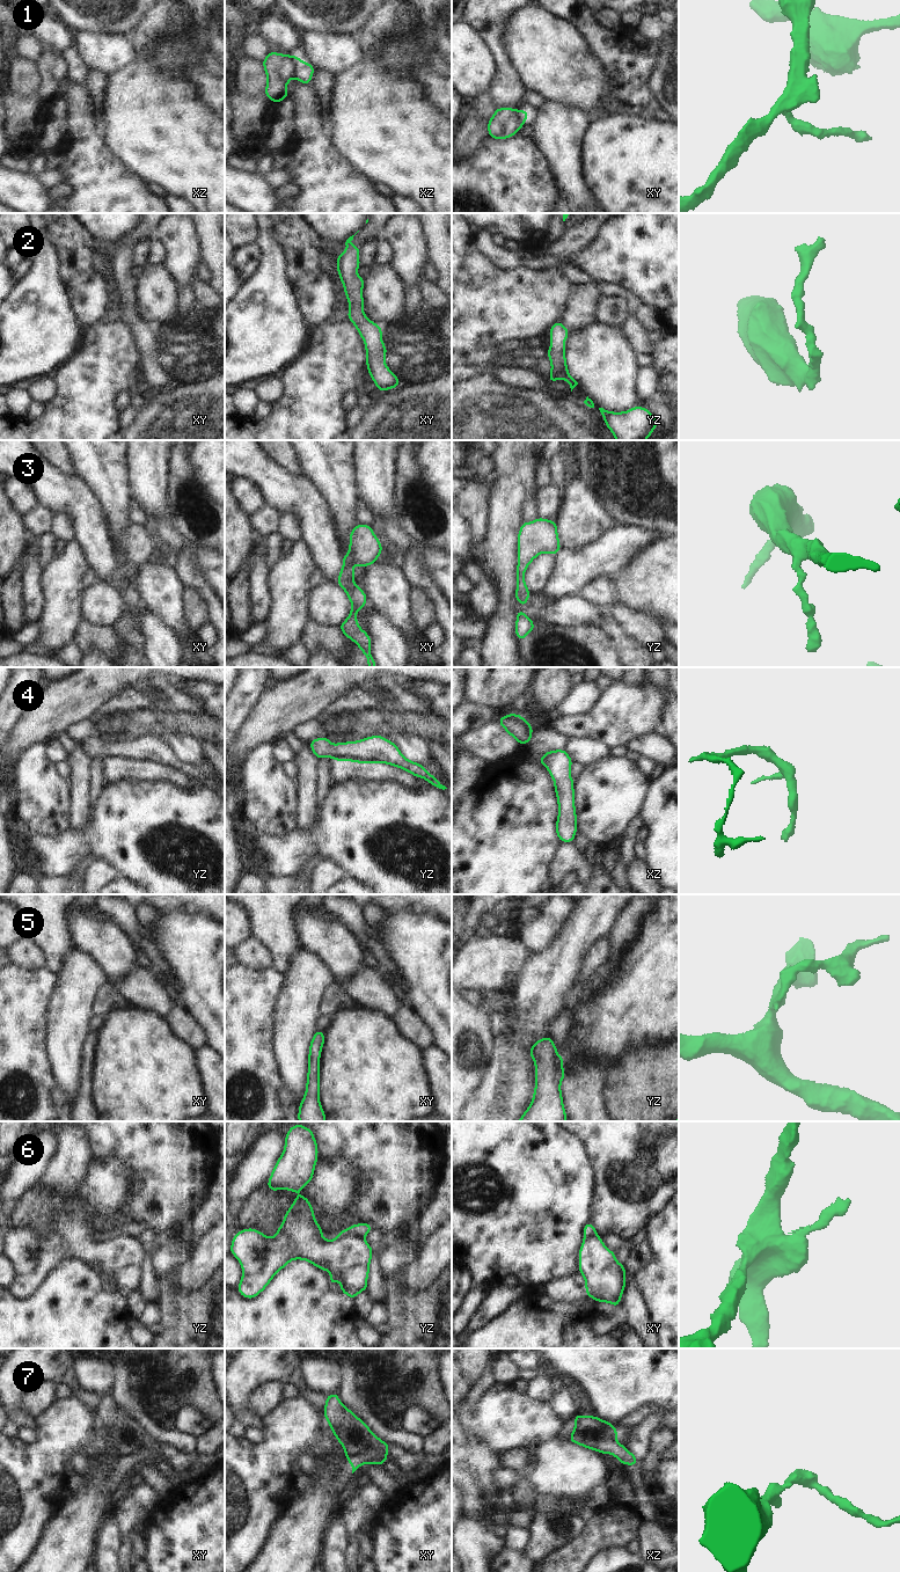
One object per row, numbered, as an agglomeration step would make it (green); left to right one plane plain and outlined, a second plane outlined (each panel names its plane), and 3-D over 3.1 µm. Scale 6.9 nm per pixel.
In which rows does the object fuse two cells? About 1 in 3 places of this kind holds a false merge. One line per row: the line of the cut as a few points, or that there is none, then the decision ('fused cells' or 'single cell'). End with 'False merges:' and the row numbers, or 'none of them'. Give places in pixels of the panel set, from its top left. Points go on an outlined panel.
1: cut in xz along (299, 59), (294, 65), (293, 75); fused cells
2: no cut; single cell
3: no cut; single cell
4: no cut; single cell
5: no cut; single cell
6: cut in yz along (338, 1236), (359, 1236), (363, 1238); fused cells
7: cut in xy along (373, 1448), (346, 1456); fused cells
False merges: 1, 6, 7

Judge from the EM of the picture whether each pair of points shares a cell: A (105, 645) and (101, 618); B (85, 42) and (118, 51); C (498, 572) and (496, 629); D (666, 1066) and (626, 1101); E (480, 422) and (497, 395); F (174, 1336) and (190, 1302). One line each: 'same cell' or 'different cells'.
A: different cells
B: same cell
C: same cell
D: same cell
E: same cell
F: same cell

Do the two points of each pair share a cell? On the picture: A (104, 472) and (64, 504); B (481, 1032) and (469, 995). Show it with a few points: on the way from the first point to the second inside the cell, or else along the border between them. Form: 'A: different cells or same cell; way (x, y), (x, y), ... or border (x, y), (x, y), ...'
A: different cells; border (75, 475), (95, 496), (102, 507)
B: different cells; border (463, 996), (480, 1008)

